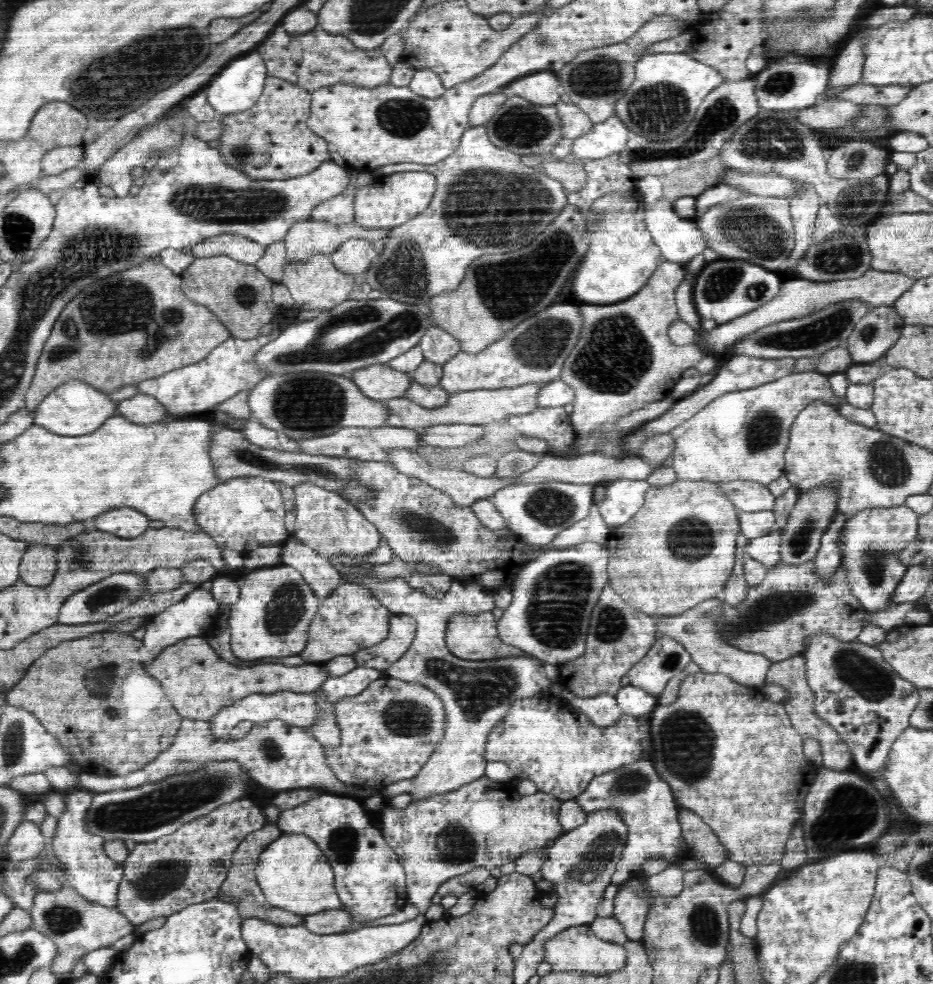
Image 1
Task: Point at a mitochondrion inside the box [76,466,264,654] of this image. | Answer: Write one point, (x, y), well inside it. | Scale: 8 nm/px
(109, 595)

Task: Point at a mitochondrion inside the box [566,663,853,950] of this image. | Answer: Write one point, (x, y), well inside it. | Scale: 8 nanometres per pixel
(686, 741)

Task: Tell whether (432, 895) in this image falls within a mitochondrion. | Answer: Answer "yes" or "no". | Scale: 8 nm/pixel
no

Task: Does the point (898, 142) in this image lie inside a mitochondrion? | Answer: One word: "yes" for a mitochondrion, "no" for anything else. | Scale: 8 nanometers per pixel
no

